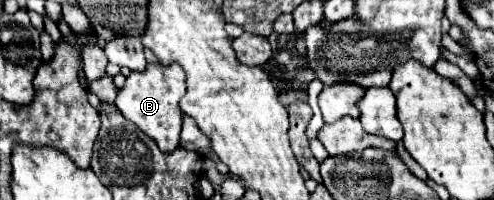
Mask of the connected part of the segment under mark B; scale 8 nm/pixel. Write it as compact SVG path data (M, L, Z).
M147 65L145 71L131 71L123 89L115 99L117 109L125 119L133 121L139 129L143 129L151 139L157 141L159 149L169 153L179 145L179 133L183 123L183 113L179 109L179 99L185 95L185 71L181 65Z

